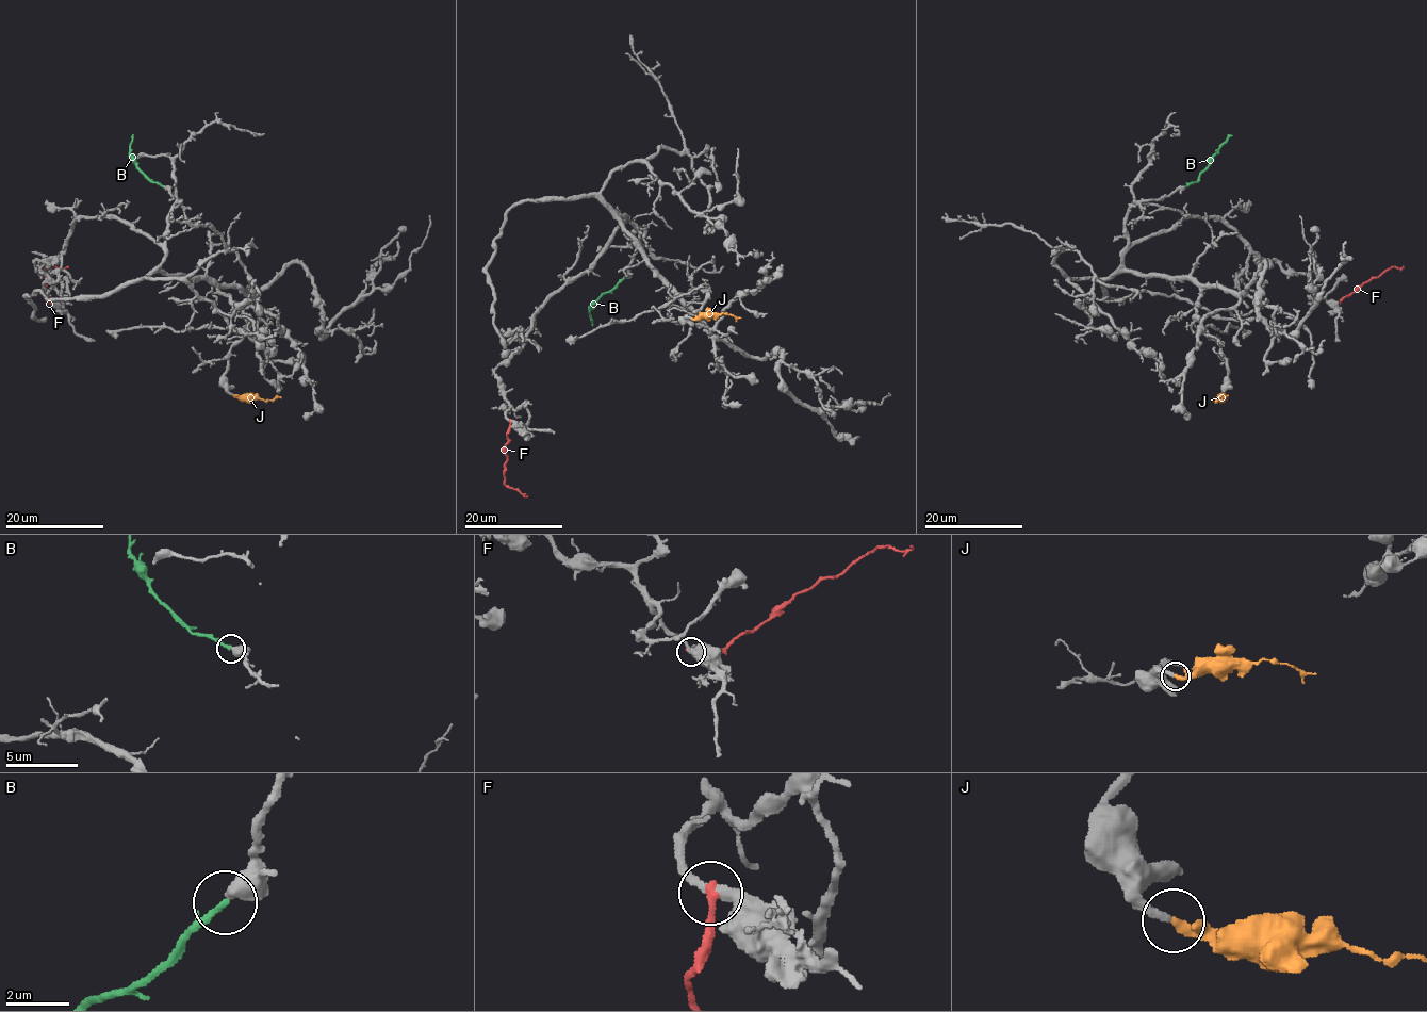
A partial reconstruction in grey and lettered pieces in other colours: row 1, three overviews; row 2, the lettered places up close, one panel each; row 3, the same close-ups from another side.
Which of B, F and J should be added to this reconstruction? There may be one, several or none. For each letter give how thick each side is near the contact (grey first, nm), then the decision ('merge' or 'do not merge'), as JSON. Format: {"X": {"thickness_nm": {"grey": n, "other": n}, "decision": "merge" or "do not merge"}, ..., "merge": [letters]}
{"B": {"thickness_nm": {"grey": 550, "other": 220}, "decision": "merge"}, "F": {"thickness_nm": {"grey": 340, "other": 240}, "decision": "do not merge"}, "J": {"thickness_nm": {"grey": 280, "other": 320}, "decision": "merge"}, "merge": ["B", "J"]}

